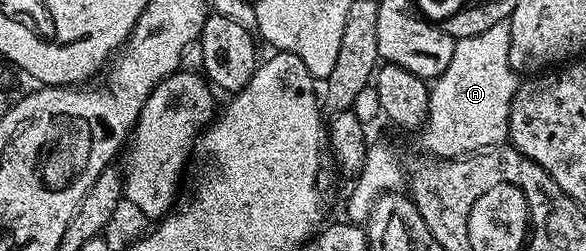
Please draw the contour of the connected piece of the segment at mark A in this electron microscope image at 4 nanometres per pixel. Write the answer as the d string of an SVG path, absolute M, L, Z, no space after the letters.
M509 22L492 25L476 37L464 37L454 44L452 61L440 78L430 87L430 112L425 127L421 128L422 143L431 156L439 159L457 159L463 155L485 151L507 142L510 133L510 106L512 97L518 92L519 76L508 65L510 44Z

